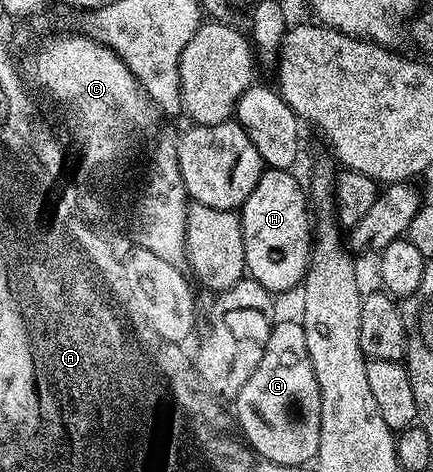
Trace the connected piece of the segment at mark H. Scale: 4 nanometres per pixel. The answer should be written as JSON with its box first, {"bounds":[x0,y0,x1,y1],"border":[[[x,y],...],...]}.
{"bounds":[239,169,314,296],"border":[[[265,169],[239,211],[247,273],[276,296],[303,283],[312,256],[314,222],[308,219],[310,200],[294,175],[292,170]]]}

